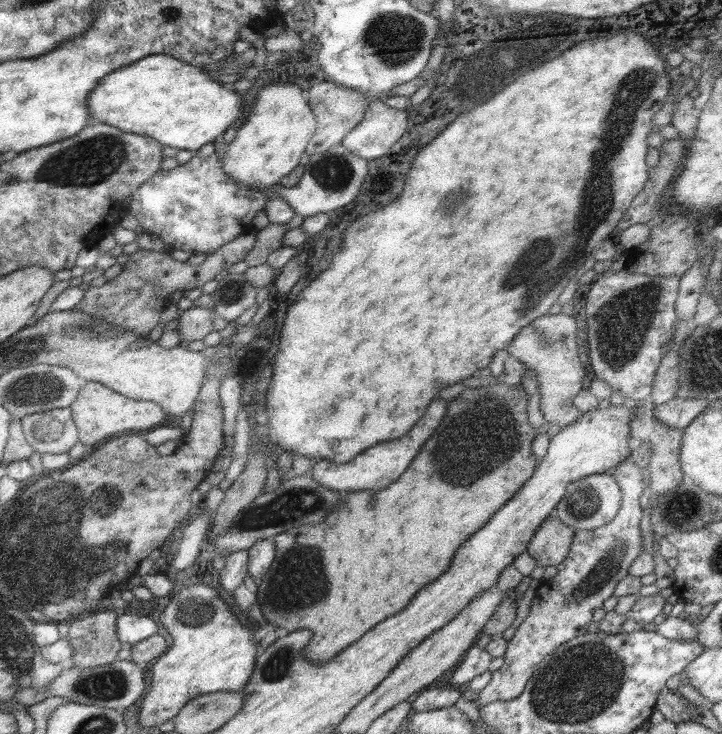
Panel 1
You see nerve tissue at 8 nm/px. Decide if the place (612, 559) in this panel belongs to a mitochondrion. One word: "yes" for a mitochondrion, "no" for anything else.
yes

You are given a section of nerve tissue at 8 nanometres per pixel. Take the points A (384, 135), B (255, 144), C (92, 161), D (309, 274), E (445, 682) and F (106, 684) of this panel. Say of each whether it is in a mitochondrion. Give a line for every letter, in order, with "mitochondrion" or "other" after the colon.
A: other
B: other
C: mitochondrion
D: other
E: other
F: mitochondrion

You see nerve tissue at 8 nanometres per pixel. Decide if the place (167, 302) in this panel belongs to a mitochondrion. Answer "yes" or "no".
no

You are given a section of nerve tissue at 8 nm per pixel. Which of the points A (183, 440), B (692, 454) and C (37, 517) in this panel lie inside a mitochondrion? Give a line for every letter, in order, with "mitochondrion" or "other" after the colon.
A: other
B: other
C: mitochondrion

